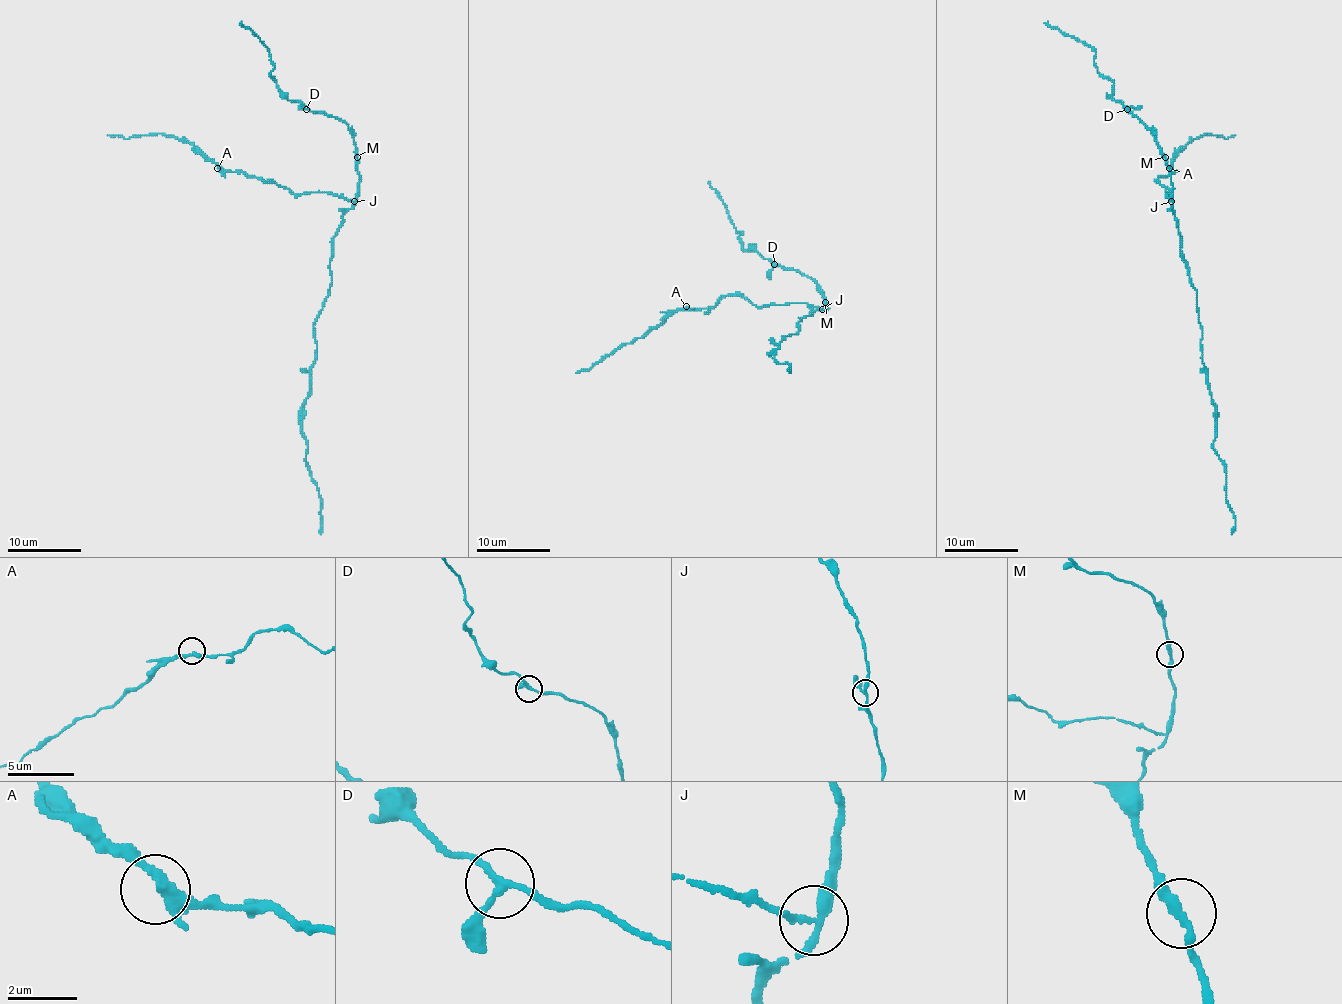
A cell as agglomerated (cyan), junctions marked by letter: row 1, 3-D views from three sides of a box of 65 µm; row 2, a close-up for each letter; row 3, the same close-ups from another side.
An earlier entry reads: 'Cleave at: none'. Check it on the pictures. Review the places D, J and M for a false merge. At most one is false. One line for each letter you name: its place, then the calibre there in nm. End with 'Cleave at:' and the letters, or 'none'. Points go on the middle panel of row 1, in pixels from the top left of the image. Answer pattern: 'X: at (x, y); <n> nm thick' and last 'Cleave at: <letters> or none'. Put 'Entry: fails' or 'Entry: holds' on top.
Entry: fails
J: at (822, 309); 220 nm thick
Cleave at: J

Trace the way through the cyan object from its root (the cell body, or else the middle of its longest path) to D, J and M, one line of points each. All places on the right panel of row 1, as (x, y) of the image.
D: (1178, 231), (1171, 201), (1173, 183), (1167, 159), (1156, 135), (1127, 109)
J: (1178, 231), (1171, 201)
M: (1178, 231), (1171, 201), (1171, 172), (1165, 157)

